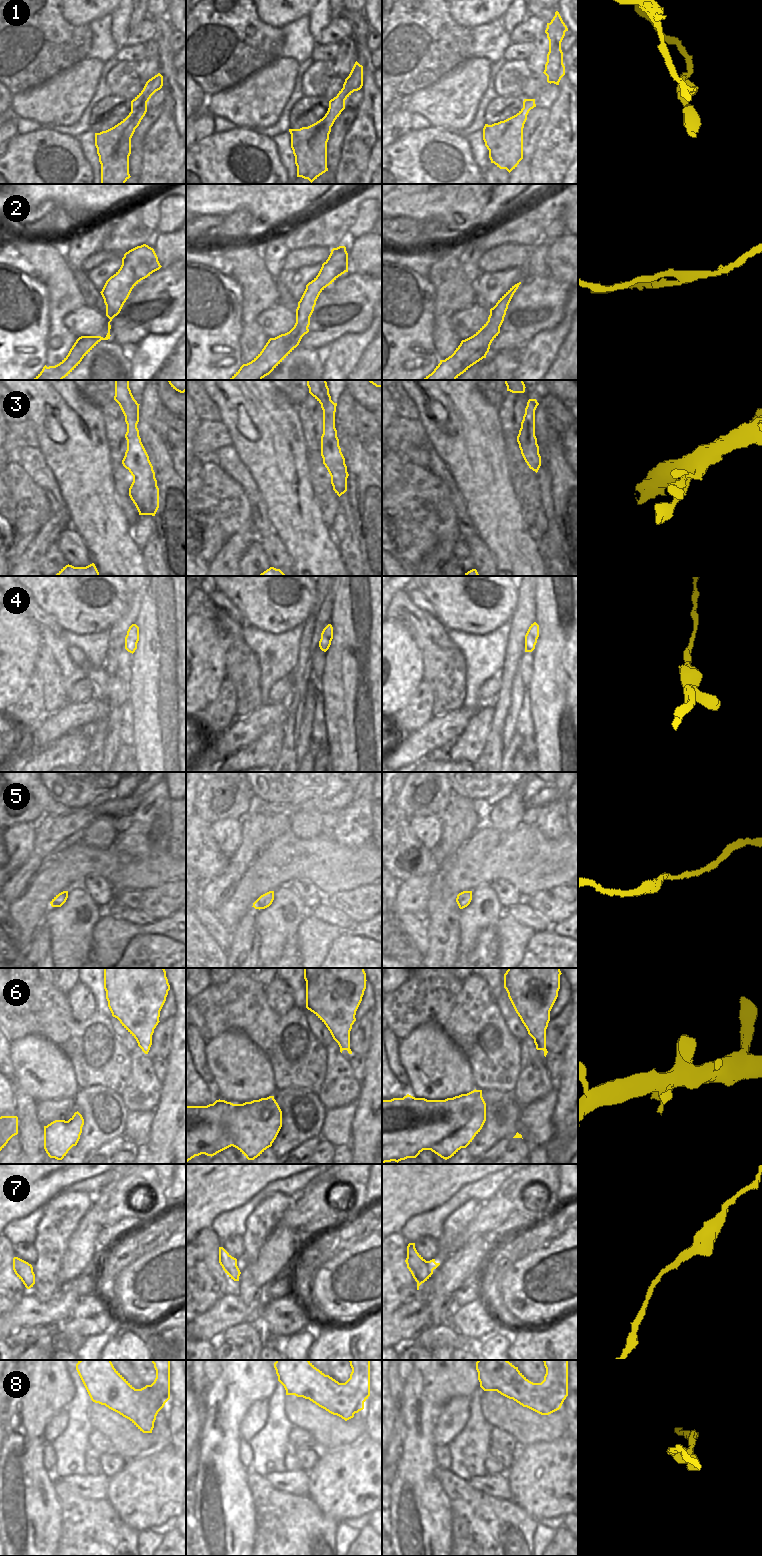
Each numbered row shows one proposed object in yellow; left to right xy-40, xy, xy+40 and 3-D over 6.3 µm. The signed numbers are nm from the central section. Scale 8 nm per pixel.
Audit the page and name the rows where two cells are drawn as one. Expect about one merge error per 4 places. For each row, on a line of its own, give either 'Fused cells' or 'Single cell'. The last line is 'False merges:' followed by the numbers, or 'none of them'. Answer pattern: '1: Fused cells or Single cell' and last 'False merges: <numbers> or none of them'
1: Fused cells
2: Single cell
3: Single cell
4: Single cell
5: Single cell
6: Single cell
7: Single cell
8: Single cell
False merges: 1

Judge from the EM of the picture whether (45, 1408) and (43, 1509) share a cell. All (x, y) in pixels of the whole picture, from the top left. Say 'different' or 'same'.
same

